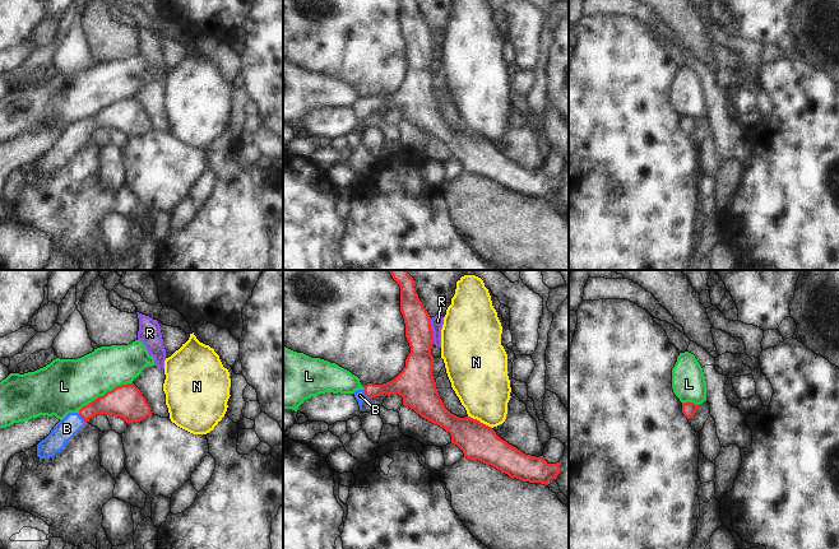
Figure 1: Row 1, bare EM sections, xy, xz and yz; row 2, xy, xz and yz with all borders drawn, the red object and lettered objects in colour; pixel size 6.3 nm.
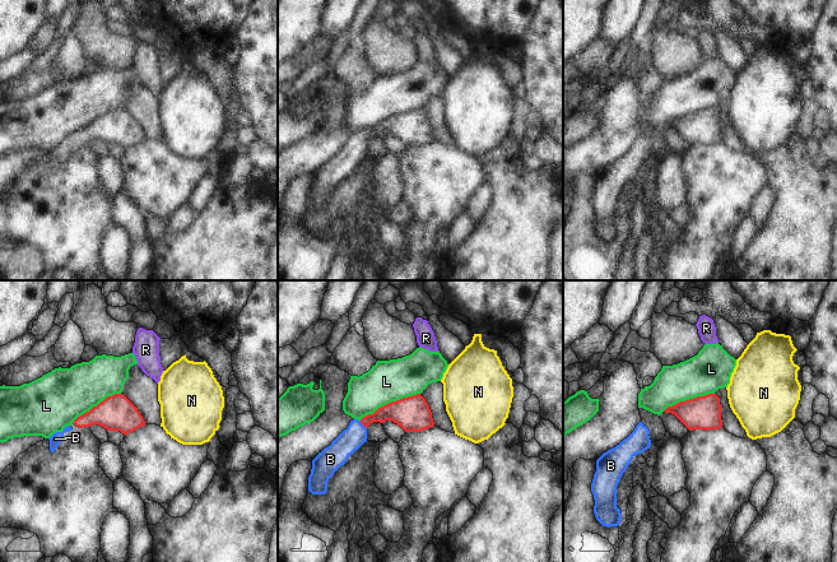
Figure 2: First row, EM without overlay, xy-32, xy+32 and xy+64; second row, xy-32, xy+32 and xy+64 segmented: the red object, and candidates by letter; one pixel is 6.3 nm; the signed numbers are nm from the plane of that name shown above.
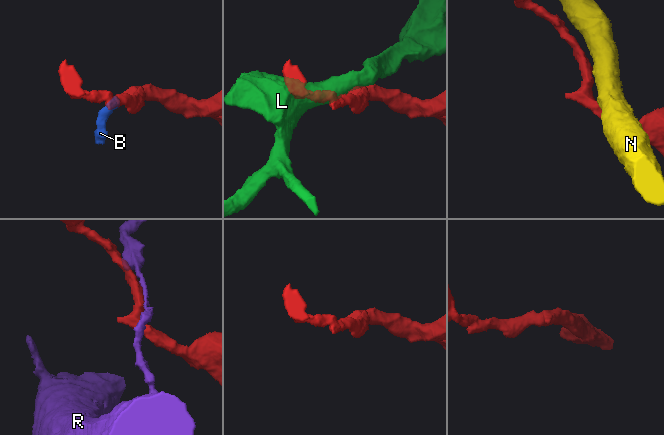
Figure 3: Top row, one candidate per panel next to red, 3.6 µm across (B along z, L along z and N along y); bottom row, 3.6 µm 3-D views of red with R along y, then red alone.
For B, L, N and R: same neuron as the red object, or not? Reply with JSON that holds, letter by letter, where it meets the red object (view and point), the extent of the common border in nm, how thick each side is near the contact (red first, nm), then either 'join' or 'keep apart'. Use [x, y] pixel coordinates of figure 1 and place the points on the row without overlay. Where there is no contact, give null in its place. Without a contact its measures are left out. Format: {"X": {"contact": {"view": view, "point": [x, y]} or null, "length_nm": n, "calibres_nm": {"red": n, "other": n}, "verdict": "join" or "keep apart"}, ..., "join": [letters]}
{"B": {"contact": {"view": "xy", "point": [82, 131]}, "length_nm": 80, "calibres_nm": {"red": 180, "other": 140}, "verdict": "join"}, "L": {"contact": {"view": "xy", "point": [106, 107]}, "length_nm": 400, "calibres_nm": {"red": 220, "other": 340}, "verdict": "keep apart"}, "N": {"contact": {"view": "xz", "point": [478, 135]}, "length_nm": 170, "calibres_nm": {"red": 240, "other": 340}, "verdict": "keep apart"}, "R": {"contact": {"view": "xz", "point": [432, 46]}, "length_nm": 160, "calibres_nm": {"red": 180, "other": 80}, "verdict": "keep apart"}, "join": ["B"]}

